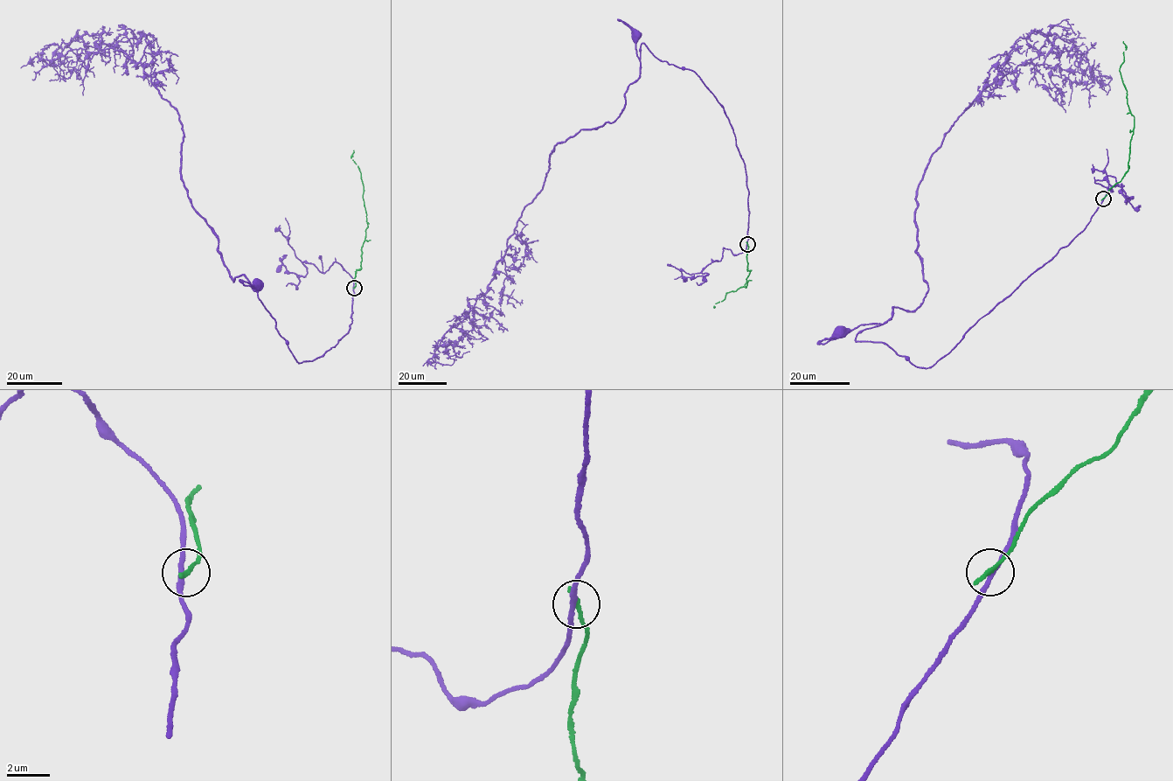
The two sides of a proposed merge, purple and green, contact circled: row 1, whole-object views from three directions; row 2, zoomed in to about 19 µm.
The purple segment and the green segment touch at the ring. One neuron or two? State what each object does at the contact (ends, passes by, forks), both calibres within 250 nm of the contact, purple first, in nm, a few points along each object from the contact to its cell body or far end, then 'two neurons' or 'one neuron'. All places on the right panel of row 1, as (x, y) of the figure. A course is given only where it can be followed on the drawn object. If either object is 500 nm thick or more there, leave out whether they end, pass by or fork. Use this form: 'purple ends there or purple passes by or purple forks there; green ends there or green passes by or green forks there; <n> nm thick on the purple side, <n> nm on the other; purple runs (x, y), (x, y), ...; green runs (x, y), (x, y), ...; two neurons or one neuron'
purple passes by; green ends there; 200 nm thick on the purple side, 240 nm on the other; purple runs (1104, 198), (1086, 227), (933, 366), (919, 368), (882, 342), (856, 340), (859, 332), (878, 325), (838, 331); green runs (1103, 198), (1129, 167), (1134, 118), (1128, 109), (1127, 90), (1120, 72), (1126, 50), (1123, 41); two neurons

